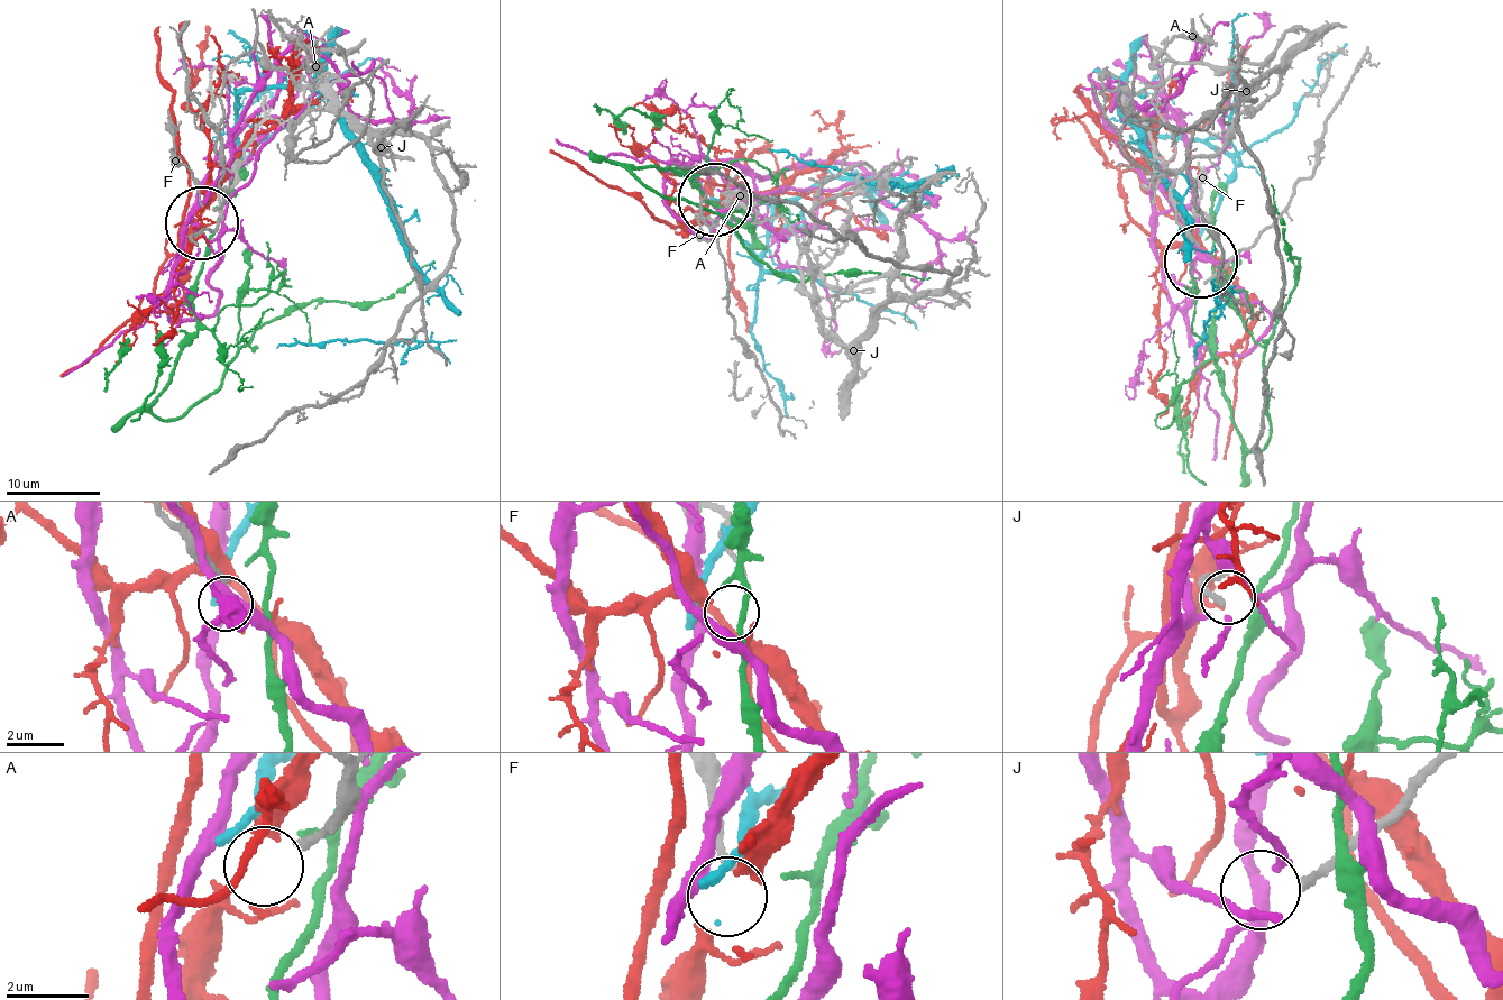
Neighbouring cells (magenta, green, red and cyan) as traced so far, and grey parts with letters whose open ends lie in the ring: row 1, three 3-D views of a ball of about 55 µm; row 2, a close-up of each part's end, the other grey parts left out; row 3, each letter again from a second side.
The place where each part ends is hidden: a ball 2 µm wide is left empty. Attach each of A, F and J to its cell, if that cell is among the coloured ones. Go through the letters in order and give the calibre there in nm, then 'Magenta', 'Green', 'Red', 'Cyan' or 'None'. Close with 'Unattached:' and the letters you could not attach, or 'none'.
A: Thickness 180 nm. None
F: Thickness 160 nm. Red
J: Thickness 190 nm. None
Unattached: A, J

